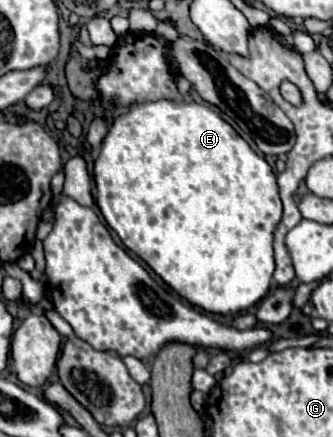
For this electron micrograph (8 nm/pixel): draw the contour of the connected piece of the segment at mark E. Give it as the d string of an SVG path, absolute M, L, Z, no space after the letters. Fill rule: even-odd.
M165 99L131 107L127 113L119 115L113 121L107 137L103 139L99 157L95 161L95 185L97 185L96 204L99 205L107 225L119 235L119 239L123 241L127 249L131 249L137 257L141 257L171 289L175 289L191 305L201 307L203 311L209 311L209 313L235 315L257 305L269 293L269 287L273 281L273 269L275 269L273 233L283 215L283 205L281 205L281 197L277 189L277 175L271 169L271 165L261 155L257 155L249 147L249 143L213 109L205 105L197 105L193 101L185 103L185 101L165 101Z

